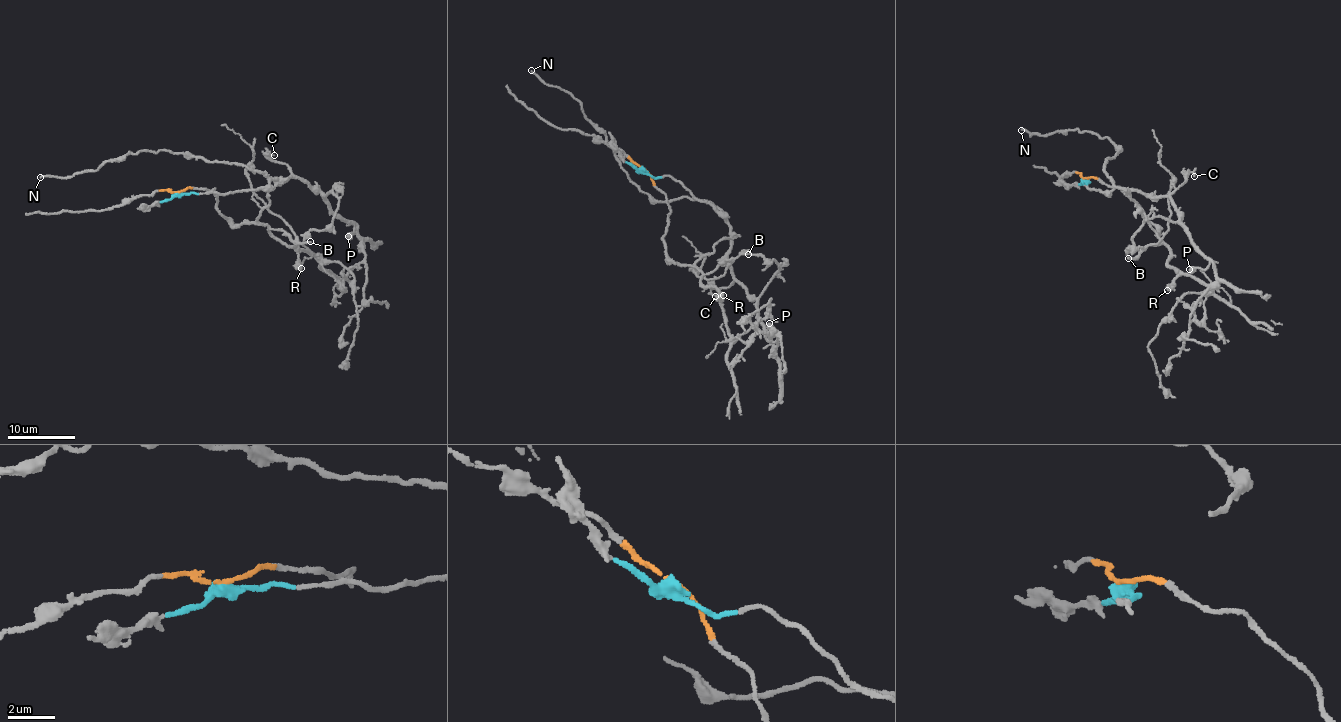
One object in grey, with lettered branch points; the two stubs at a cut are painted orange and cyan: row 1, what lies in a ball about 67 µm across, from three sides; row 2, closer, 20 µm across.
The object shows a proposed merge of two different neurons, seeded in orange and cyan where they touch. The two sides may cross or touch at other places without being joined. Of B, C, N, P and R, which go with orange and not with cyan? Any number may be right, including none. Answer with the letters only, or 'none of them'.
B, R

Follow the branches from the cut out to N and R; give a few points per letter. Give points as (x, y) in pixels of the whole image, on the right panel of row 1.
N: (1084, 178), (1085, 185), (1111, 191), (1104, 166), (1120, 150), (1113, 142), (1077, 129), (1031, 135), (1021, 130)
R: (1084, 178), (1092, 177), (1105, 185), (1121, 188), (1152, 222), (1169, 250), (1168, 262), (1178, 274), (1168, 290)

